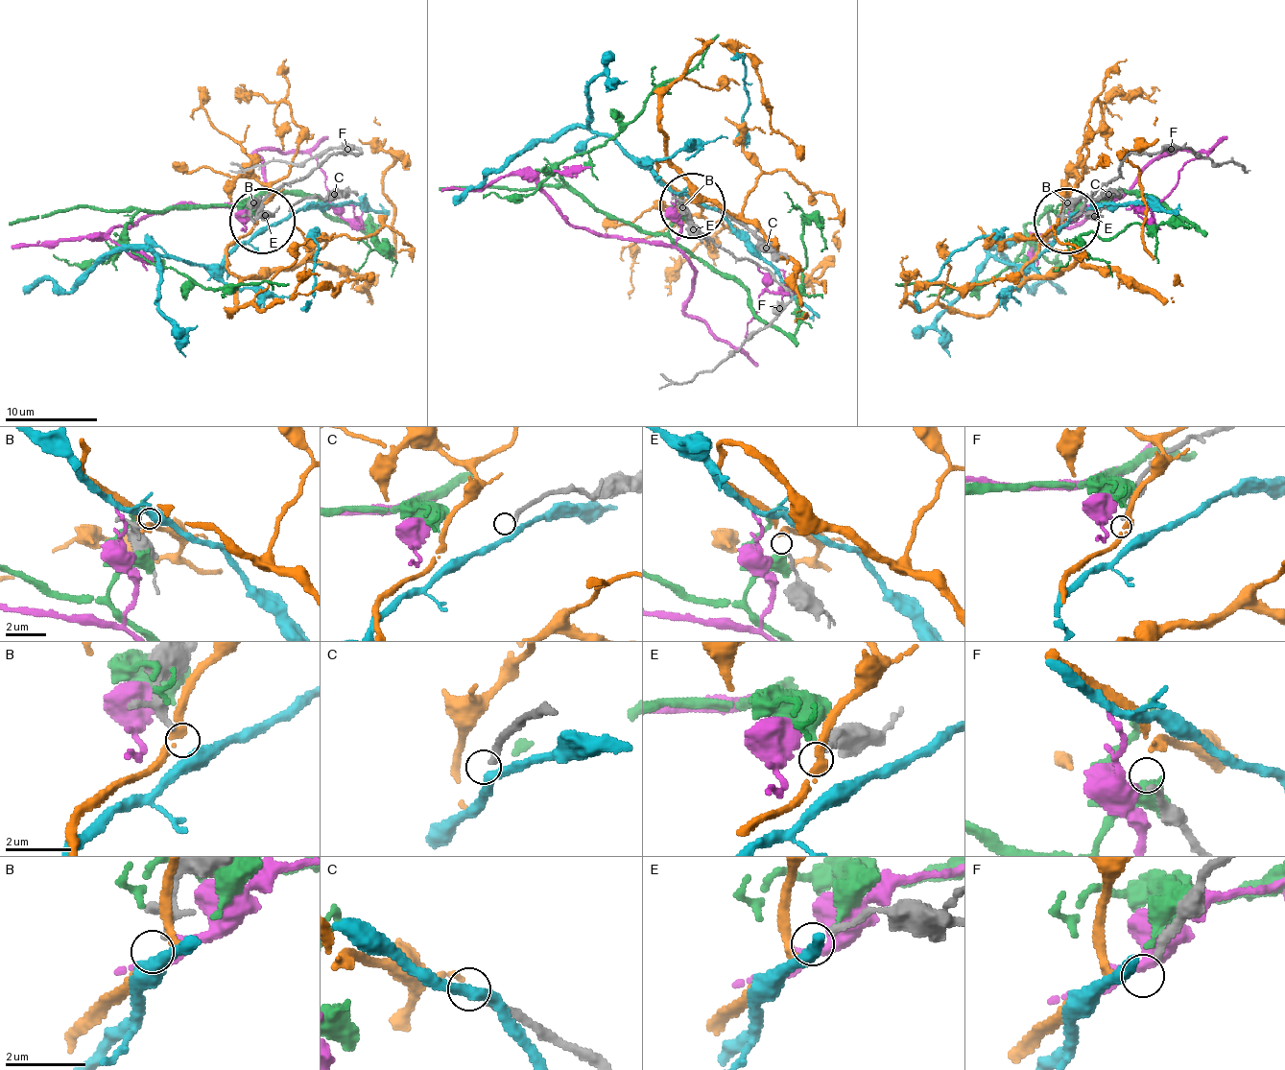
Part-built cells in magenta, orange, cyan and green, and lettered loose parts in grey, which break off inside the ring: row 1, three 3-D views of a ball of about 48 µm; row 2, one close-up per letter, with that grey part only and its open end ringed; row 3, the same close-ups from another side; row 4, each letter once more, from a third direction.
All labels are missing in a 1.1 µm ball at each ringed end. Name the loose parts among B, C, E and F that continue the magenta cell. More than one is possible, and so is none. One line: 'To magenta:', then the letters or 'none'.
To magenta: none

